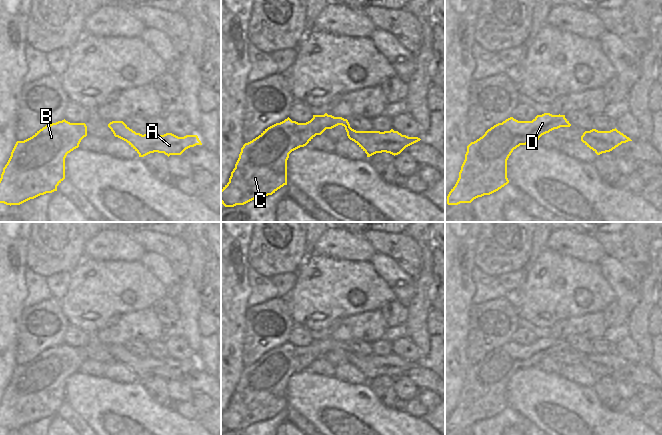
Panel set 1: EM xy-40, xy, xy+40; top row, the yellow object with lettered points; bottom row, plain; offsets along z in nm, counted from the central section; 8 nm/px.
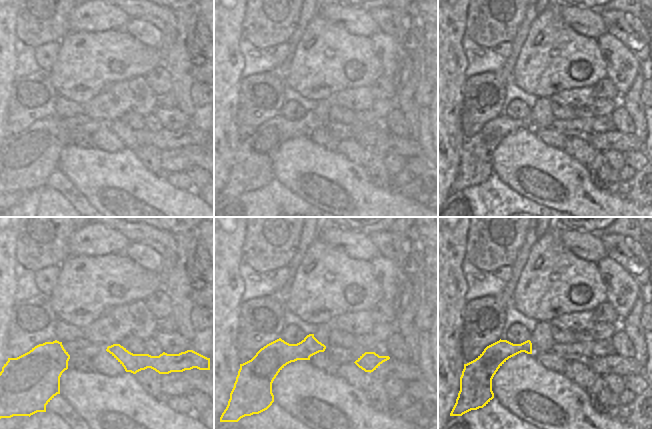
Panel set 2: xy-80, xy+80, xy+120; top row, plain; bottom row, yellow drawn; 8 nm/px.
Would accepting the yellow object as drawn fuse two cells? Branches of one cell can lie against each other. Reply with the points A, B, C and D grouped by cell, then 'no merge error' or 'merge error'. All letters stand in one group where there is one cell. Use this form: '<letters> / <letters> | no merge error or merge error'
A B C D | no merge error

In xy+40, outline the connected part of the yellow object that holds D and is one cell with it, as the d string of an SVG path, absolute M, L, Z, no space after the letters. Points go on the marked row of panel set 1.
M544 113L532 121L518 121L510 117L488 129L485 134L467 146L465 160L459 172L455 186L447 196L448 205L471 203L474 199L490 195L509 183L507 178L507 160L514 149L520 145L537 143L539 138L560 127L570 127L565 115Z

